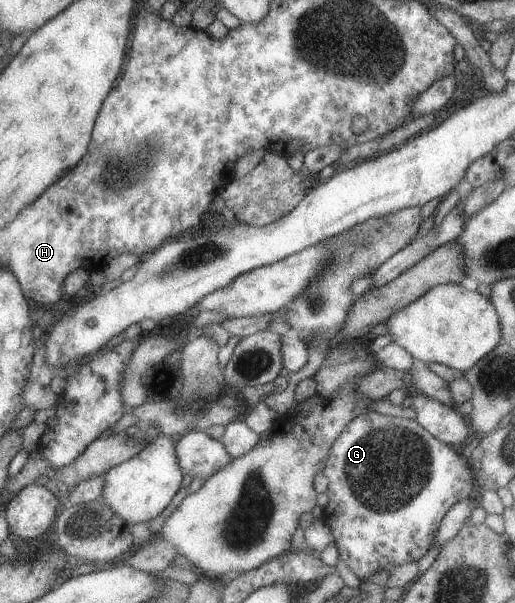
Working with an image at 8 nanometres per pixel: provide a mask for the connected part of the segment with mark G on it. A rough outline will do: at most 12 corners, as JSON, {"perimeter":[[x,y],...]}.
{"perimeter":[[374,411],[324,462],[322,520],[361,581],[416,562],[474,464]]}

